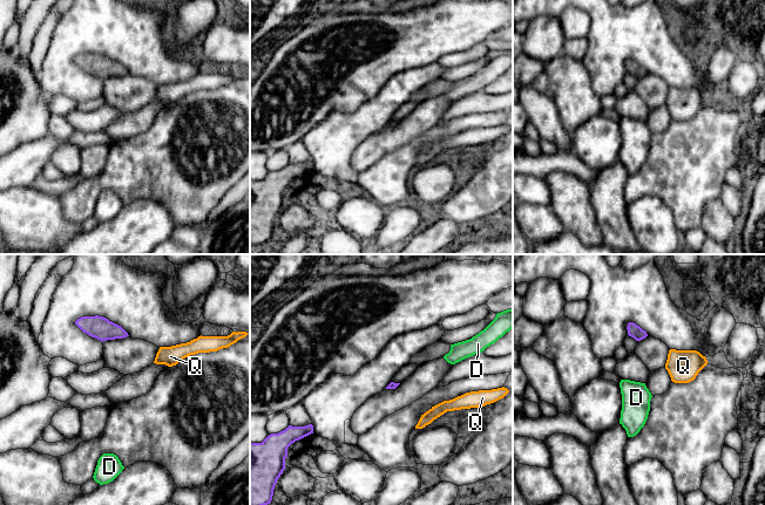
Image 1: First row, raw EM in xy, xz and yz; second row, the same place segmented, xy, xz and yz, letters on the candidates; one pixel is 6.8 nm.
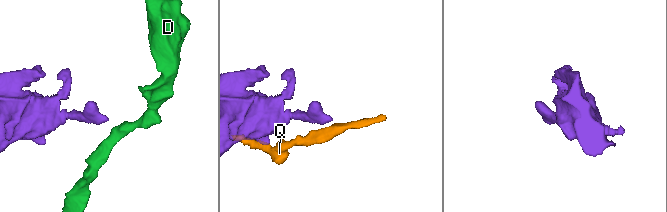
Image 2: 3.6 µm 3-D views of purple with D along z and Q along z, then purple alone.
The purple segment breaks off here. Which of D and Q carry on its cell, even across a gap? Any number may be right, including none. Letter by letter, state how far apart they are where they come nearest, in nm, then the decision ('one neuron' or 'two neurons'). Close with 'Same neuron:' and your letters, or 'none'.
D: 280 nm | two neurons
Q: 180 nm | two neurons
Same neuron: none

